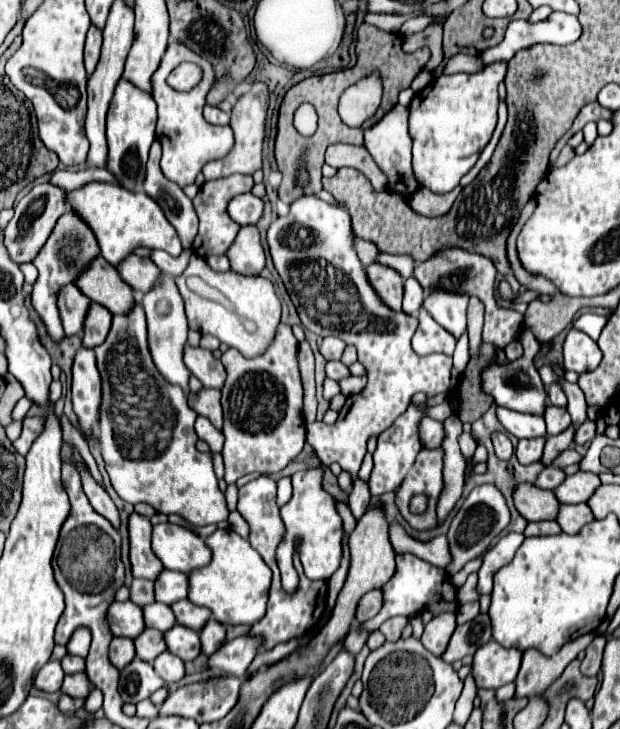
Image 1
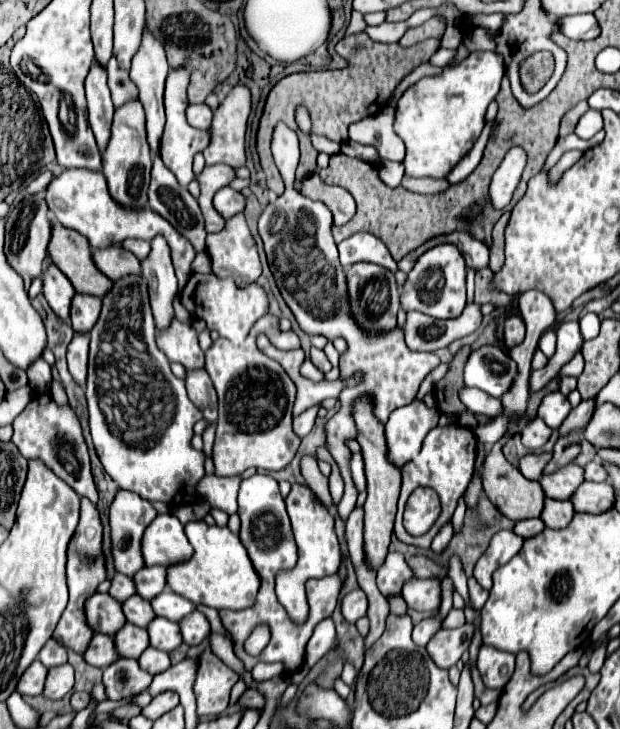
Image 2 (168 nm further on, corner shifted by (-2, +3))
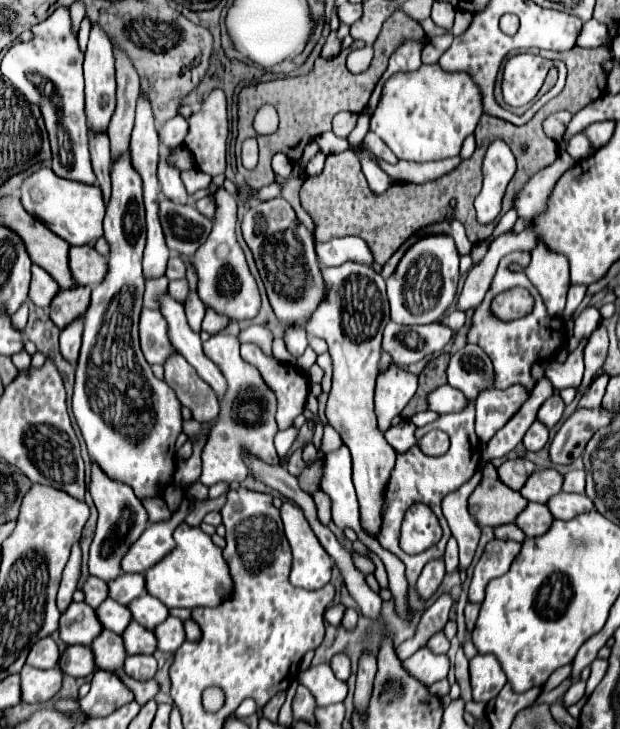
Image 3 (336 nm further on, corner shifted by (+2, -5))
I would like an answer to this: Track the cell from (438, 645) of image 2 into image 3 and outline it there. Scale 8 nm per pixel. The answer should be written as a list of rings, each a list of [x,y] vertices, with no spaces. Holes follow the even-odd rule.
[[[424,646],[414,656],[410,656],[408,660],[404,660],[404,666],[422,684],[432,686],[434,682],[438,682],[438,680],[442,680],[442,678],[448,676],[450,658],[446,654],[434,654],[428,646]]]

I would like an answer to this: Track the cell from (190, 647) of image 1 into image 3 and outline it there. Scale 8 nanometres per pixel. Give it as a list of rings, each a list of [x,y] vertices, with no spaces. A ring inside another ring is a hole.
[[[132,622],[128,630],[124,630],[122,638],[128,654],[154,654],[158,650],[158,640],[154,630],[142,628],[138,626],[138,622]]]

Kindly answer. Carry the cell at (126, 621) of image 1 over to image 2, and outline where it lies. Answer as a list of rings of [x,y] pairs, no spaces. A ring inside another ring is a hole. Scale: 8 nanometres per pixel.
[[[92,594],[86,600],[86,620],[94,632],[108,636],[114,636],[116,630],[120,630],[120,626],[126,622],[120,602],[110,594]]]

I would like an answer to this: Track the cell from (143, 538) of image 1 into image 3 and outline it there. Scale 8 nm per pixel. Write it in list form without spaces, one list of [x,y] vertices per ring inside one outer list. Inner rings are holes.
[[[92,464],[92,484],[90,494],[94,498],[94,504],[98,508],[98,528],[94,534],[94,542],[90,546],[90,560],[88,568],[92,576],[98,576],[106,582],[118,578],[122,574],[122,558],[130,550],[130,546],[140,538],[140,534],[148,526],[148,512],[142,506],[142,502],[136,498],[136,494],[130,490],[130,486],[122,486],[120,482],[110,482],[98,466]]]

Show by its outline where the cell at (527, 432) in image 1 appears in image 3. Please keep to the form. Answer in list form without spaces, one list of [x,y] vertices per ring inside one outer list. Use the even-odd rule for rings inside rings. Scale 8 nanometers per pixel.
[[[444,384],[444,386],[436,388],[436,390],[428,396],[430,410],[440,412],[440,414],[464,410],[464,408],[466,408],[466,404],[468,404],[466,400],[468,400],[468,398],[466,398],[460,390],[452,388],[452,386],[448,386],[448,384]]]

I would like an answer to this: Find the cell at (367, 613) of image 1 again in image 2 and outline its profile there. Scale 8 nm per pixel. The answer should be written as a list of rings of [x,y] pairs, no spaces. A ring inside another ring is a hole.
[[[360,588],[352,590],[350,594],[346,594],[342,598],[342,616],[344,616],[344,620],[346,622],[356,622],[358,618],[366,616],[366,606],[368,606],[366,604],[366,594]]]

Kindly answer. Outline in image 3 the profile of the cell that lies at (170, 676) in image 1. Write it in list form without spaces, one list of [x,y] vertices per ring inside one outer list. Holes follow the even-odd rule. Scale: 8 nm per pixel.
[[[128,656],[124,672],[134,680],[150,680],[156,676],[158,664],[154,656]]]

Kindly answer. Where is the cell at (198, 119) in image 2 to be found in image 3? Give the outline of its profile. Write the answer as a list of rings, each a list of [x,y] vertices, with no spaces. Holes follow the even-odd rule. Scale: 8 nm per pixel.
[[[178,114],[160,128],[160,144],[162,146],[182,146],[186,134],[188,134],[188,120]]]

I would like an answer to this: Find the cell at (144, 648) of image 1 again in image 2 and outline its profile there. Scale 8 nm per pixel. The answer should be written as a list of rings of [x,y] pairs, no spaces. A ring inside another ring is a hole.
[[[130,622],[114,634],[114,646],[118,650],[118,656],[122,658],[138,658],[148,648],[148,634],[144,628],[138,628]]]

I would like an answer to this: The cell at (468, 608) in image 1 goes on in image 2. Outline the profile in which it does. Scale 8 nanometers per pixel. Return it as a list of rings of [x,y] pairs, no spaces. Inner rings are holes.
[[[452,608],[446,618],[442,620],[442,628],[456,628],[456,626],[462,626],[464,624],[464,612],[462,610],[456,610]]]

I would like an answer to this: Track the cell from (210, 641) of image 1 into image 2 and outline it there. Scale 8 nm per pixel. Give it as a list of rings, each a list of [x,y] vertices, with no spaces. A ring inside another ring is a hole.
[[[194,610],[186,618],[182,618],[182,622],[178,622],[178,626],[180,626],[182,640],[188,646],[200,644],[210,632],[210,624],[208,624],[206,616],[202,612],[198,612],[198,610]]]

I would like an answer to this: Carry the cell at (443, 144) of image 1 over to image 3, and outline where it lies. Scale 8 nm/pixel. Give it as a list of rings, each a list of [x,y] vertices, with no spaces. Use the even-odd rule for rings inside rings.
[[[424,64],[414,74],[394,74],[386,82],[378,110],[372,114],[370,130],[376,132],[400,160],[422,164],[458,156],[464,138],[474,132],[480,116],[482,116],[482,90],[468,72],[442,72],[438,64],[432,66]]]

